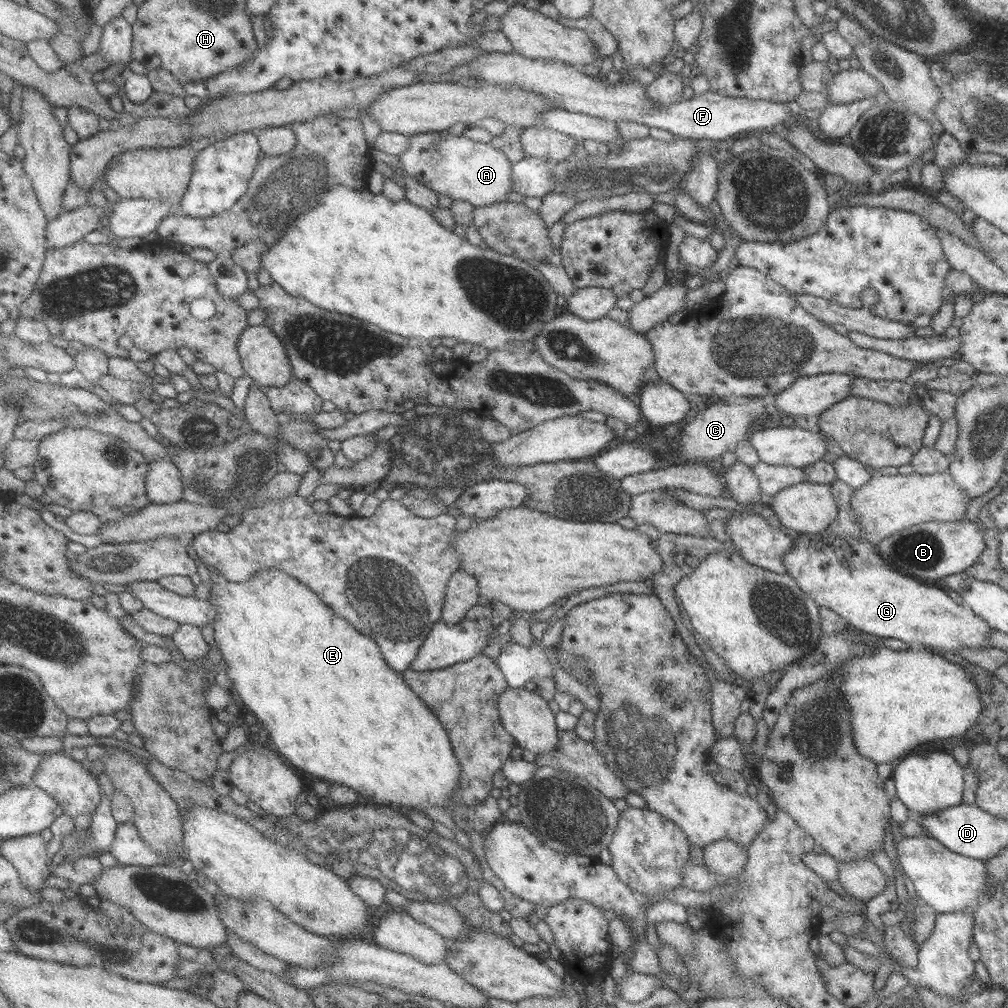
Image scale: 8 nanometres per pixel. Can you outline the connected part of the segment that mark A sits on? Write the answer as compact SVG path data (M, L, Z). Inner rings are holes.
M447 130L426 132L409 136L409 148L398 155L404 174L414 178L419 184L434 190L438 195L445 195L452 200L464 200L474 207L485 206L494 202L505 201L511 192L510 162L503 153L489 144L473 142L464 136L447 134Z

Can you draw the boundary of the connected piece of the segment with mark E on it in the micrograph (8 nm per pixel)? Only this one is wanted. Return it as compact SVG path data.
M276 568L263 569L257 572L255 575L251 575L249 579L243 582L229 580L223 574L223 572L217 570L211 574L211 580L212 589L210 592L210 601L211 604L217 609L217 613L219 613L219 620L217 620L215 624L212 624L212 628L214 630L214 638L217 642L217 647L223 653L224 660L228 665L227 674L233 682L233 695L236 696L238 702L242 703L242 706L245 706L245 708L254 714L257 723L263 726L264 733L267 734L267 738L271 739L273 746L275 746L275 750L277 750L277 753L279 756L281 756L281 758L284 758L287 763L290 762L293 767L308 772L318 779L323 779L324 781L329 781L338 785L347 786L347 788L351 788L351 790L354 790L361 797L361 801L364 804L386 804L387 806L399 808L400 810L404 810L405 808L419 811L419 807L425 804L425 802L428 802L429 804L433 804L433 806L441 806L445 808L447 812L451 810L449 808L450 796L454 791L454 786L456 785L460 769L459 763L457 763L457 760L455 757L453 757L453 751L448 739L448 734L445 732L445 729L441 726L441 723L438 721L438 718L434 715L432 710L427 708L427 705L423 704L423 701L418 697L418 695L416 695L415 692L413 692L412 689L407 686L407 683L402 679L400 673L396 673L394 670L391 670L391 668L388 667L388 664L385 662L385 660L383 660L379 647L374 640L371 640L371 638L365 636L364 634L359 634L359 632L357 632L357 630L355 630L351 624L348 624L345 620L340 619L339 616L335 616L335 614L331 612L331 608L329 608L307 585L301 584L294 576L289 576L282 570Z

